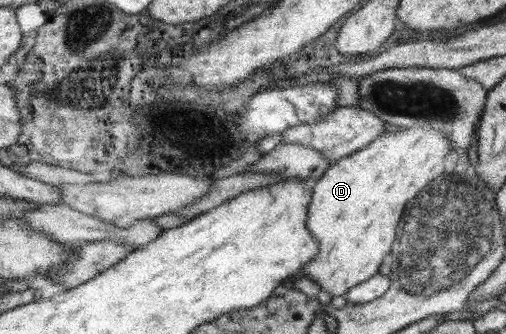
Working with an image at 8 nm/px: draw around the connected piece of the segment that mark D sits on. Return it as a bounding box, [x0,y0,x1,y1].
[304,126,454,295]

